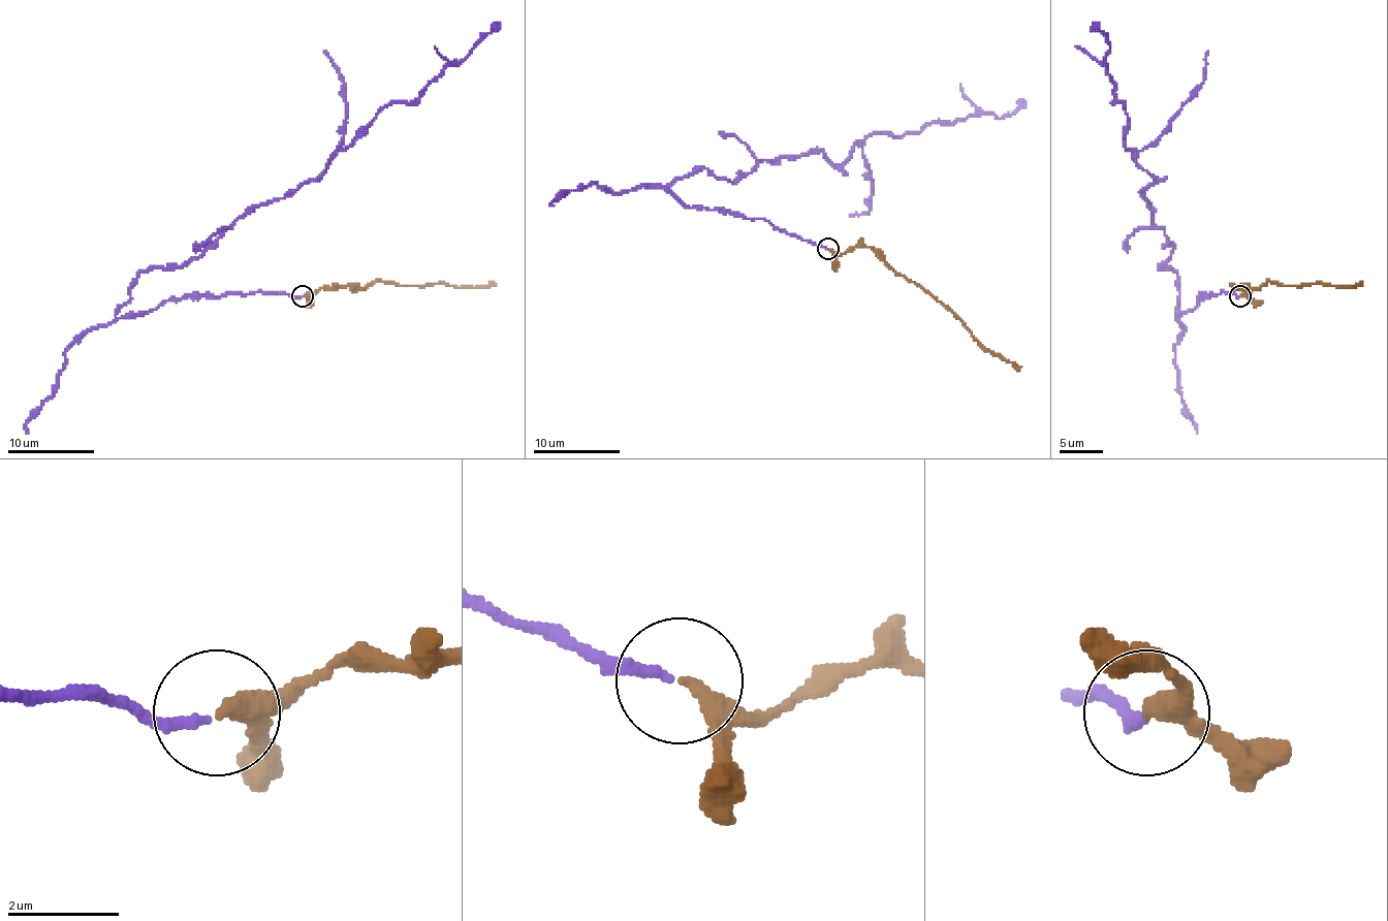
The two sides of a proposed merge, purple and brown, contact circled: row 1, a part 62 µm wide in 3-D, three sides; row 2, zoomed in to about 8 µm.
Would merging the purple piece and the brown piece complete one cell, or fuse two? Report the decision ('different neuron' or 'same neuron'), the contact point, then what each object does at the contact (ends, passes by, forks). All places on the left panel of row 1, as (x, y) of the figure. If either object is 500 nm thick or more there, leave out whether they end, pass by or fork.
same neuron; place (303, 295); purple ends; brown ends

